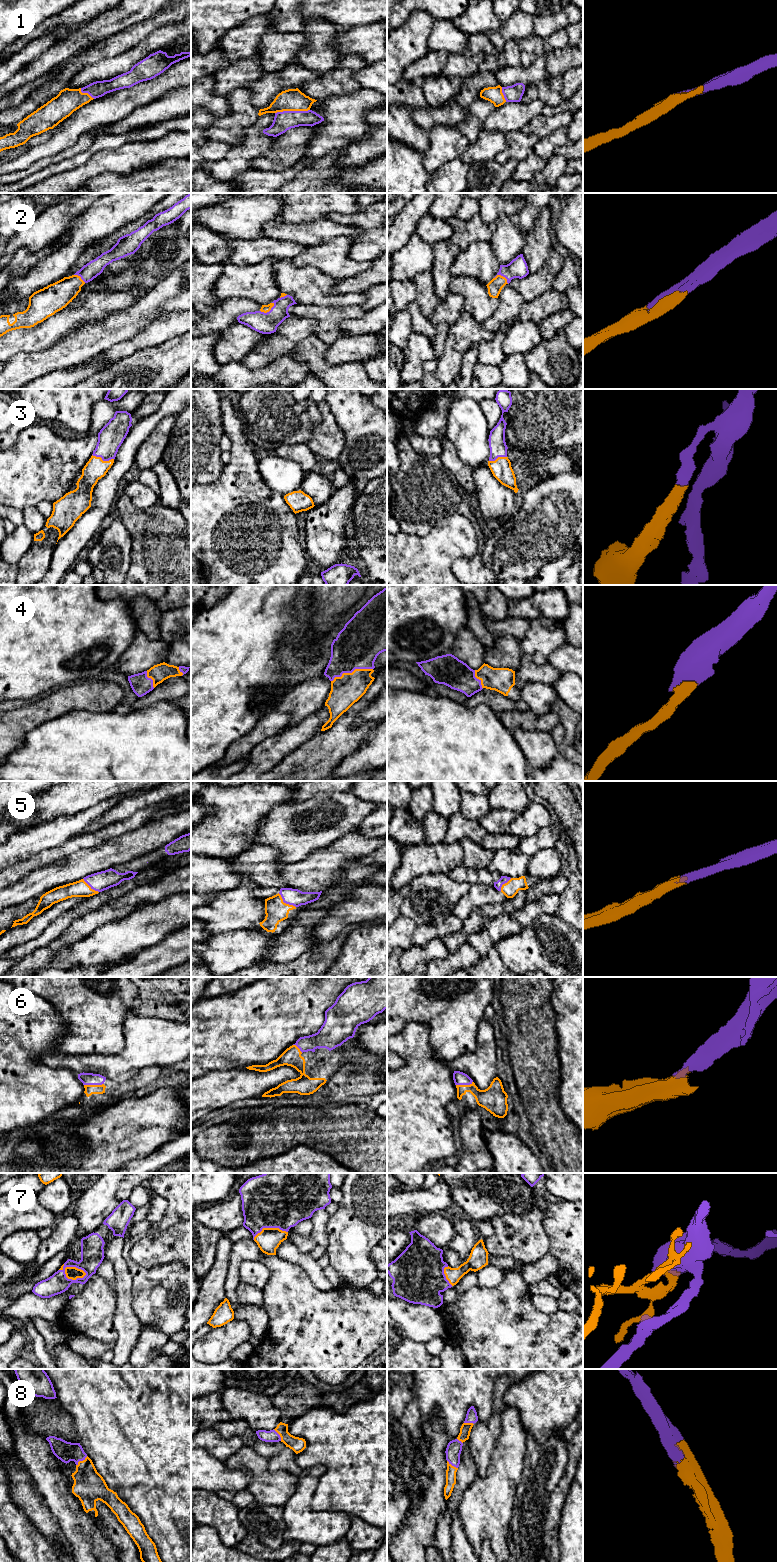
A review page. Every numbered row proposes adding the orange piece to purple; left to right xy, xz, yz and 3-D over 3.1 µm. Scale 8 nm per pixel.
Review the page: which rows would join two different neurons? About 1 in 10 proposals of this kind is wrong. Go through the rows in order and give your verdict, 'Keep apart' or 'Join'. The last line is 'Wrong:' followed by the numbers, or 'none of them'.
1: Join
2: Join
3: Join
4: Join
5: Join
6: Join
7: Join
8: Join
Wrong: none of them

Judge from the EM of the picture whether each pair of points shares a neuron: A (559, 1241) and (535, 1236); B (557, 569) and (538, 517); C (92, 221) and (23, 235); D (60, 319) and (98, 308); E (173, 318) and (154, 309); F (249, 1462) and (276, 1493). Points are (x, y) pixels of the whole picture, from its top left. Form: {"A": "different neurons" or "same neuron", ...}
{"A": "different neurons", "B": "different neurons", "C": "different neurons", "D": "same neuron", "E": "different neurons", "F": "same neuron"}

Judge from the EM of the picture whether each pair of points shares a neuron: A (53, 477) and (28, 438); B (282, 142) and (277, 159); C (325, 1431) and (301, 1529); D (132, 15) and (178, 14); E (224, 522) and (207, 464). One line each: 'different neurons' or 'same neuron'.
A: same neuron
B: same neuron
C: different neurons
D: different neurons
E: different neurons

